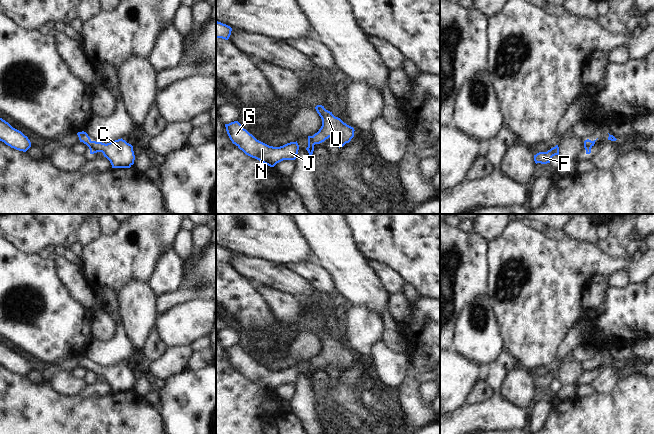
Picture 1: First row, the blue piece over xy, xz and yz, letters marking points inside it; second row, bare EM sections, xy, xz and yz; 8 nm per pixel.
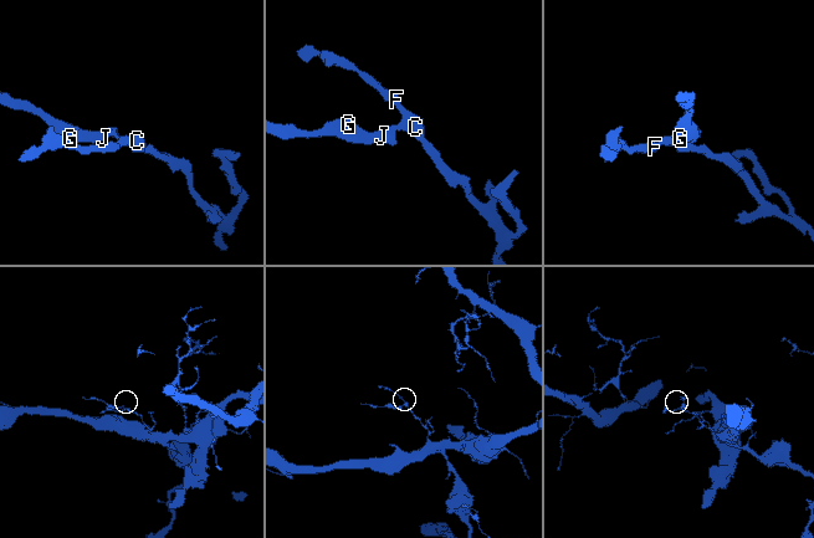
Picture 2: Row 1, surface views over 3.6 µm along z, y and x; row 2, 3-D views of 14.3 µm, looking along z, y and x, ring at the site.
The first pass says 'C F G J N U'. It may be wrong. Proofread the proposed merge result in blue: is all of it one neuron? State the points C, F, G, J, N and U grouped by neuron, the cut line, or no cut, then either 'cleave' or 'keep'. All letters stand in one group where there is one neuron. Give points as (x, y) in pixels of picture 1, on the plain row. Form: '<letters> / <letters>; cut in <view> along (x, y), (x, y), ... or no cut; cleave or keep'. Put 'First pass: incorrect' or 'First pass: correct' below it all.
C F G J N U; no cut; keep
First pass: correct

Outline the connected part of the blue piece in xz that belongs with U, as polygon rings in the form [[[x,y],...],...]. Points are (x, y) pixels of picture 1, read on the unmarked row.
[[[317,329],[315,333],[322,343],[322,350],[313,360],[308,360],[308,371],[306,374],[309,377],[310,384],[312,383],[315,368],[320,368],[331,361],[340,372],[351,365],[355,355],[353,351],[344,347],[340,342],[335,341],[324,330]]]

